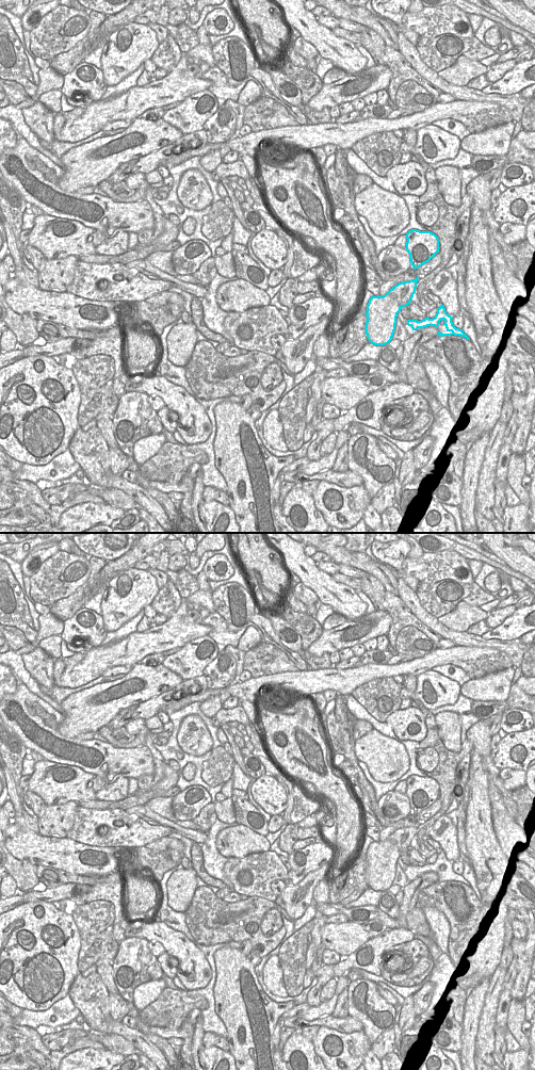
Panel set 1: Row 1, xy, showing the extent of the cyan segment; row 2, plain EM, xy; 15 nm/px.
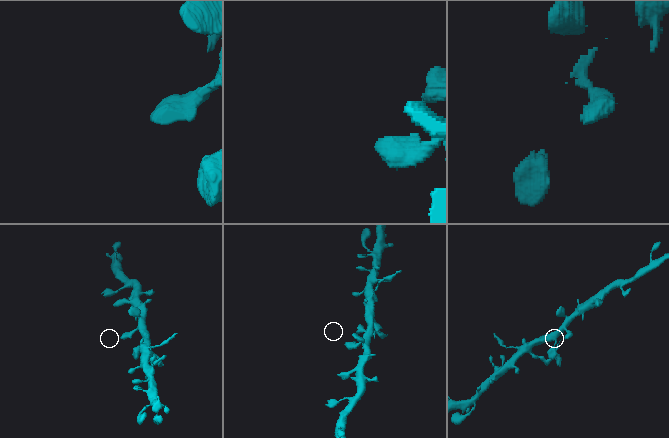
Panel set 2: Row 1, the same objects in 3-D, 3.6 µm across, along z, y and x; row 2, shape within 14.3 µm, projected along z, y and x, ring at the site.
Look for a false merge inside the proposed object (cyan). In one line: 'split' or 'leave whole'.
leave whole

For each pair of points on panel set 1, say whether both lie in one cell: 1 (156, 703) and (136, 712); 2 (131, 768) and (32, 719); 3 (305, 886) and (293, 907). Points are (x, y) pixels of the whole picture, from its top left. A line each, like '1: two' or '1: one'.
1: one
2: one
3: one

